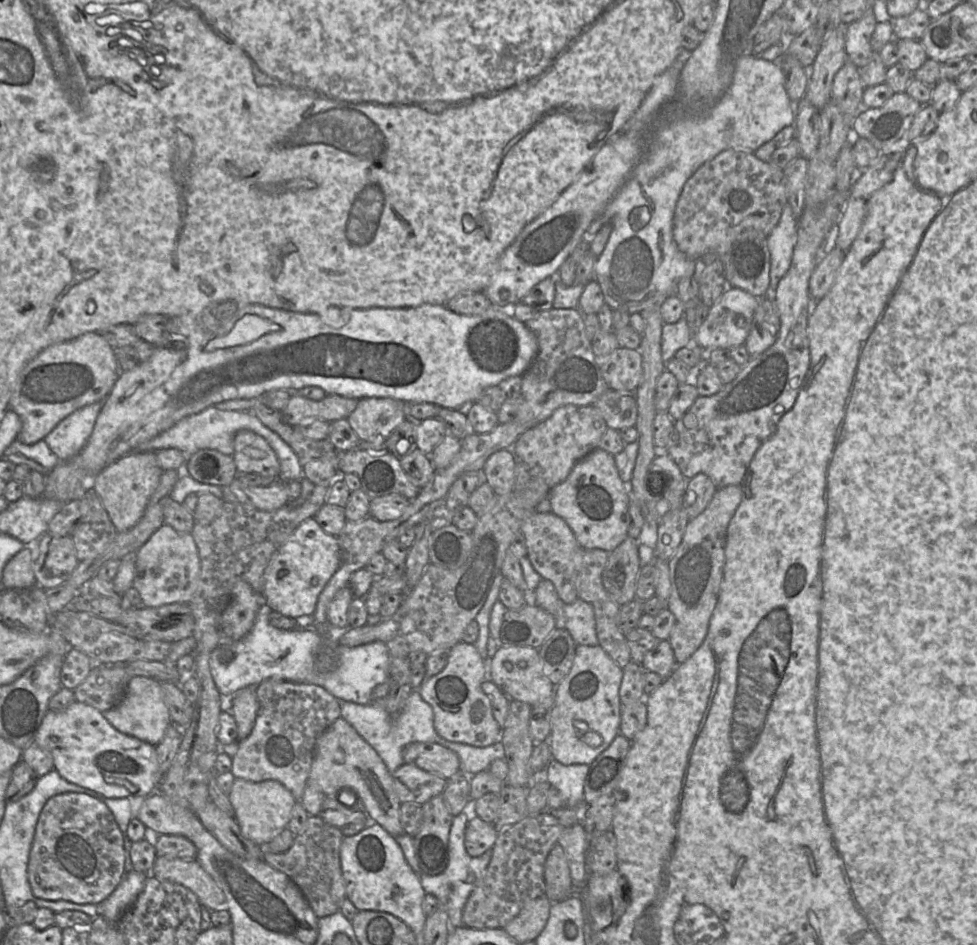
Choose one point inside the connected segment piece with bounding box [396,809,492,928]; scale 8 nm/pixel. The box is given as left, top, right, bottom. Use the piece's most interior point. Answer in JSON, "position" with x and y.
{"position":[452,887]}

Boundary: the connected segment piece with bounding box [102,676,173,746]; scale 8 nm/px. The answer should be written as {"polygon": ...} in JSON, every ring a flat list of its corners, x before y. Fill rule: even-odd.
{"polygon":[[135,676,130,678,124,697,113,708,102,712,107,721,119,732,156,746,162,740,167,727,173,724,158,680]]}

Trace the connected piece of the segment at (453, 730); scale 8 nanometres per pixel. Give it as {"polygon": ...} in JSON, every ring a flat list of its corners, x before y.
{"polygon":[[460,642,449,650,445,668,421,684,420,695,432,707,434,728,442,738,476,747,502,741,502,728,493,716,489,697,481,688,485,676,485,661,475,645]]}

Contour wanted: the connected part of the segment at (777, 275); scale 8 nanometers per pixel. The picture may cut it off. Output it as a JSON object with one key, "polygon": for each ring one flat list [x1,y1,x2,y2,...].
{"polygon":[[784,205,777,225,767,236,770,251,770,285,766,297,776,300,776,289,779,281,787,273,798,238,798,220,794,217,791,206]]}

